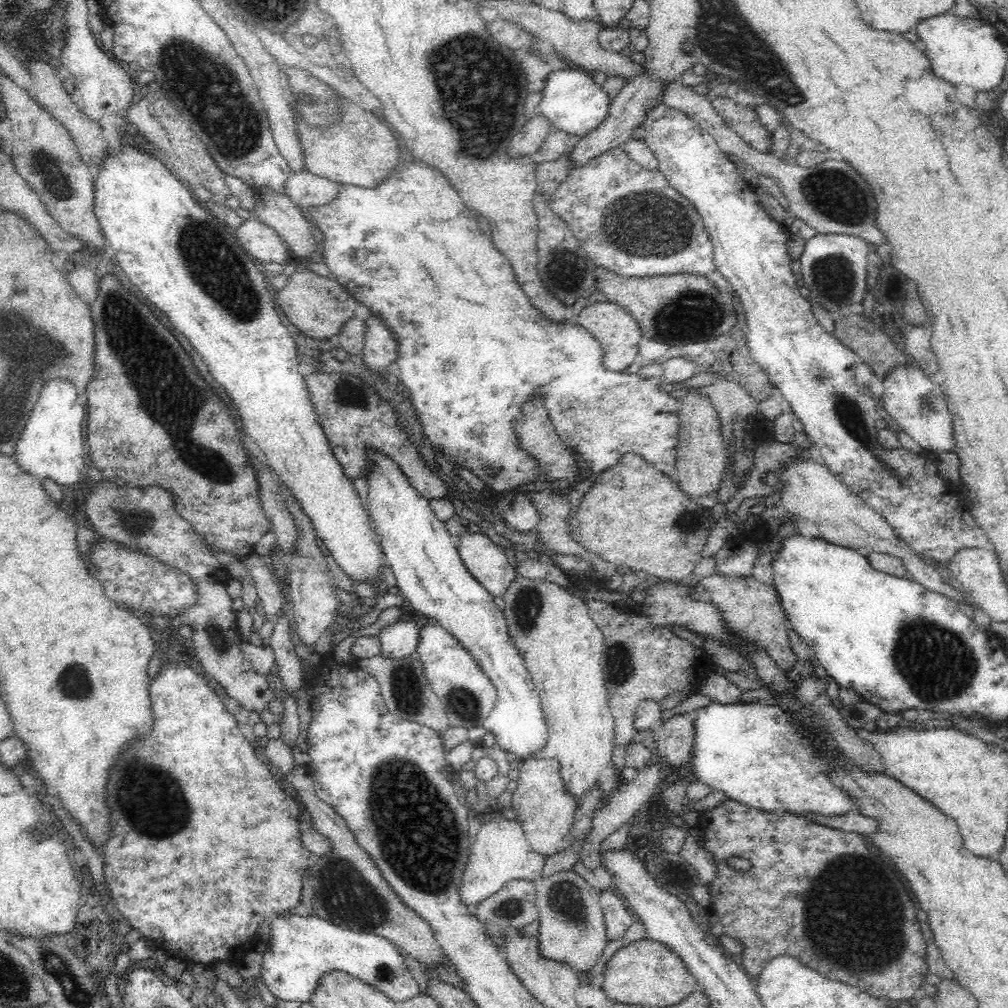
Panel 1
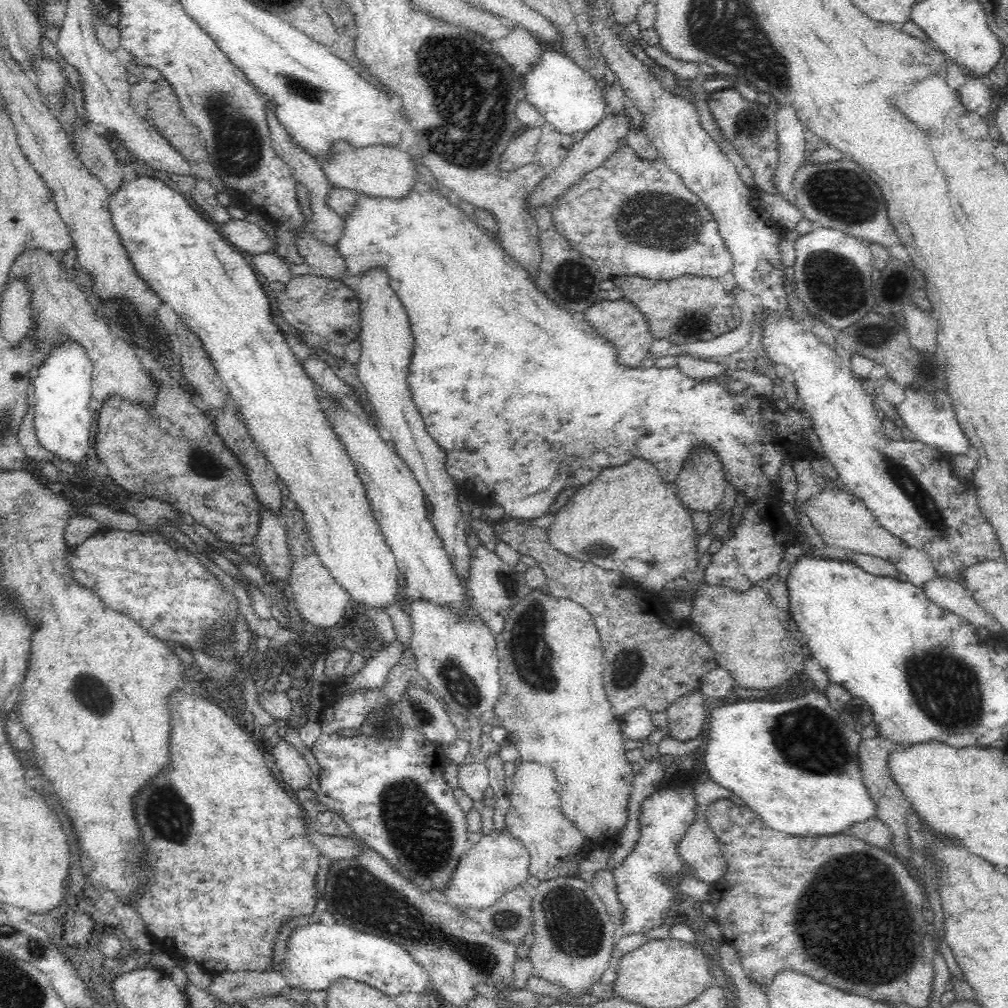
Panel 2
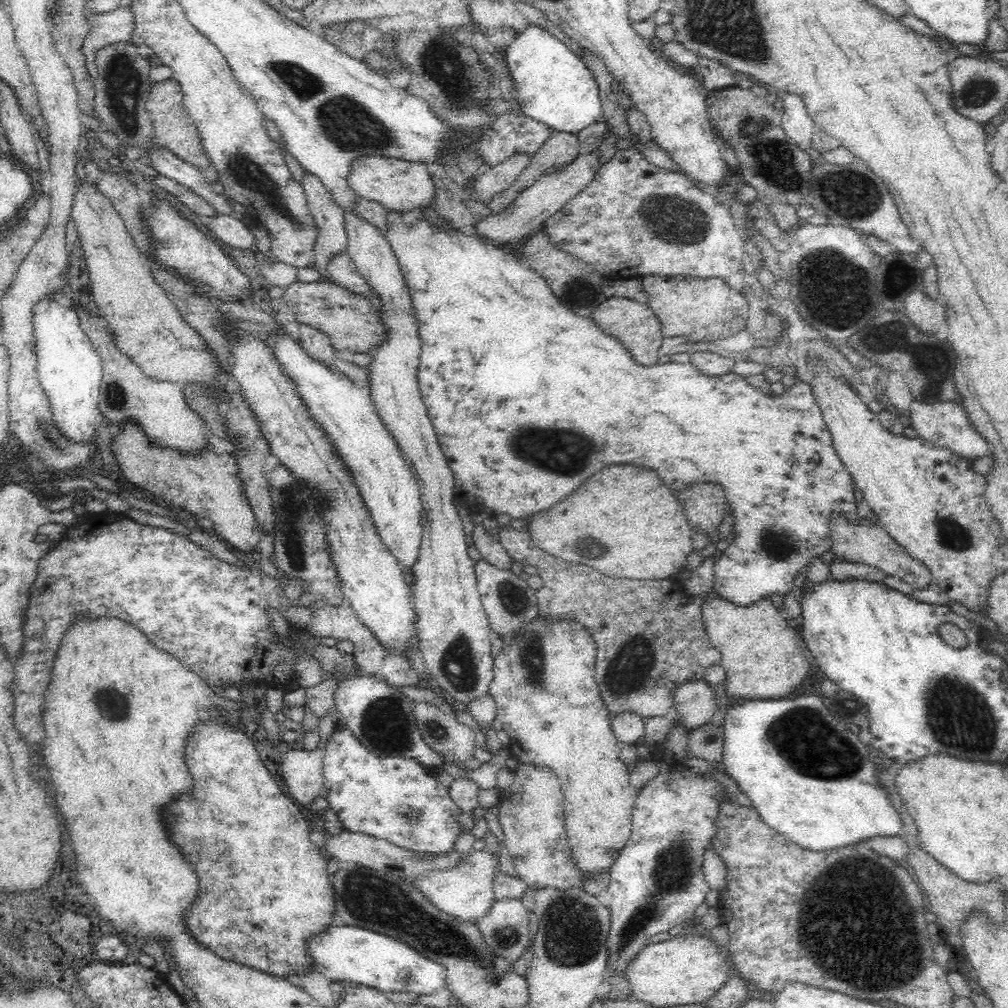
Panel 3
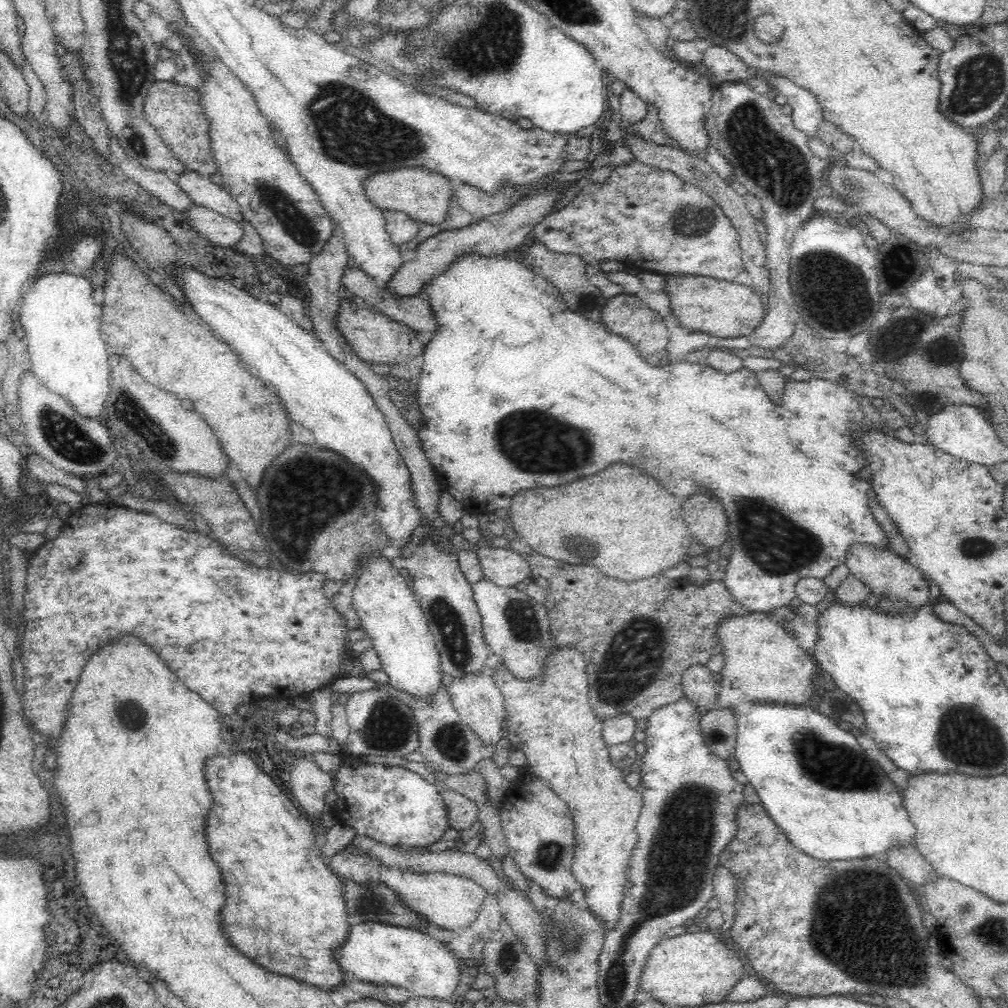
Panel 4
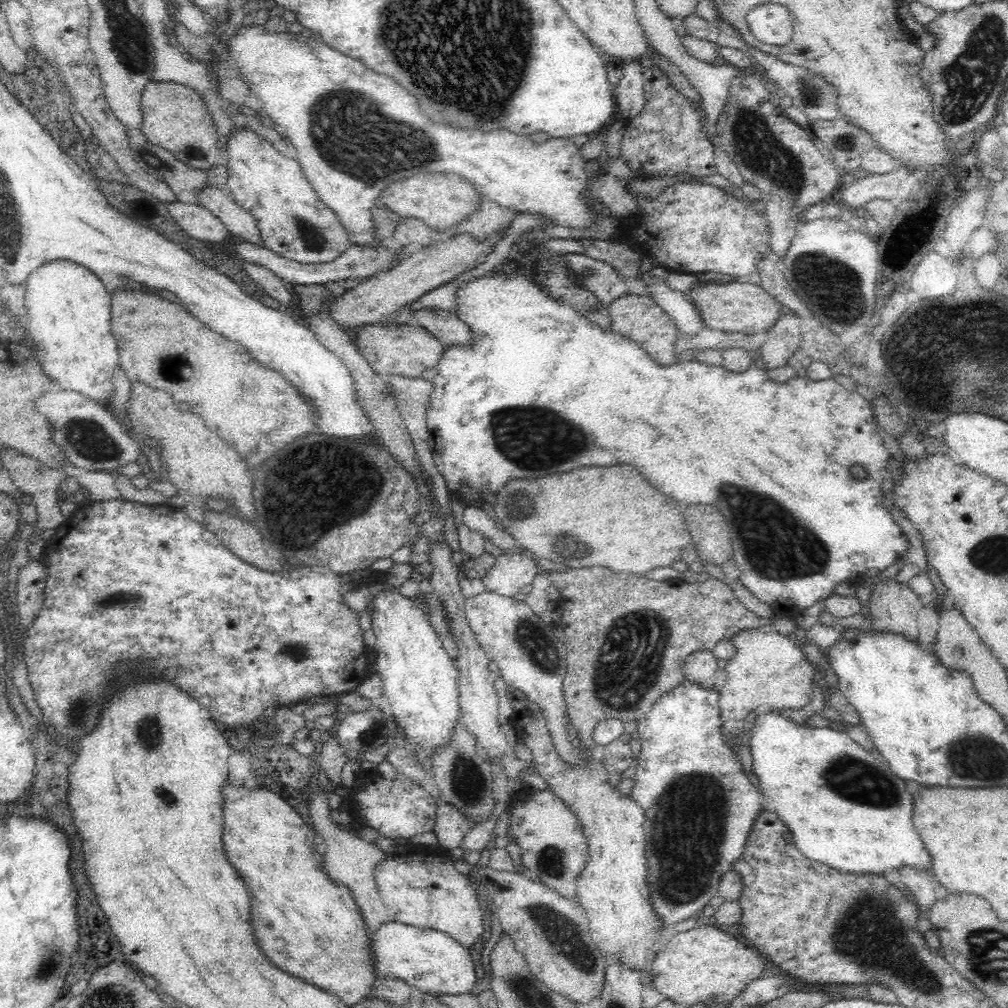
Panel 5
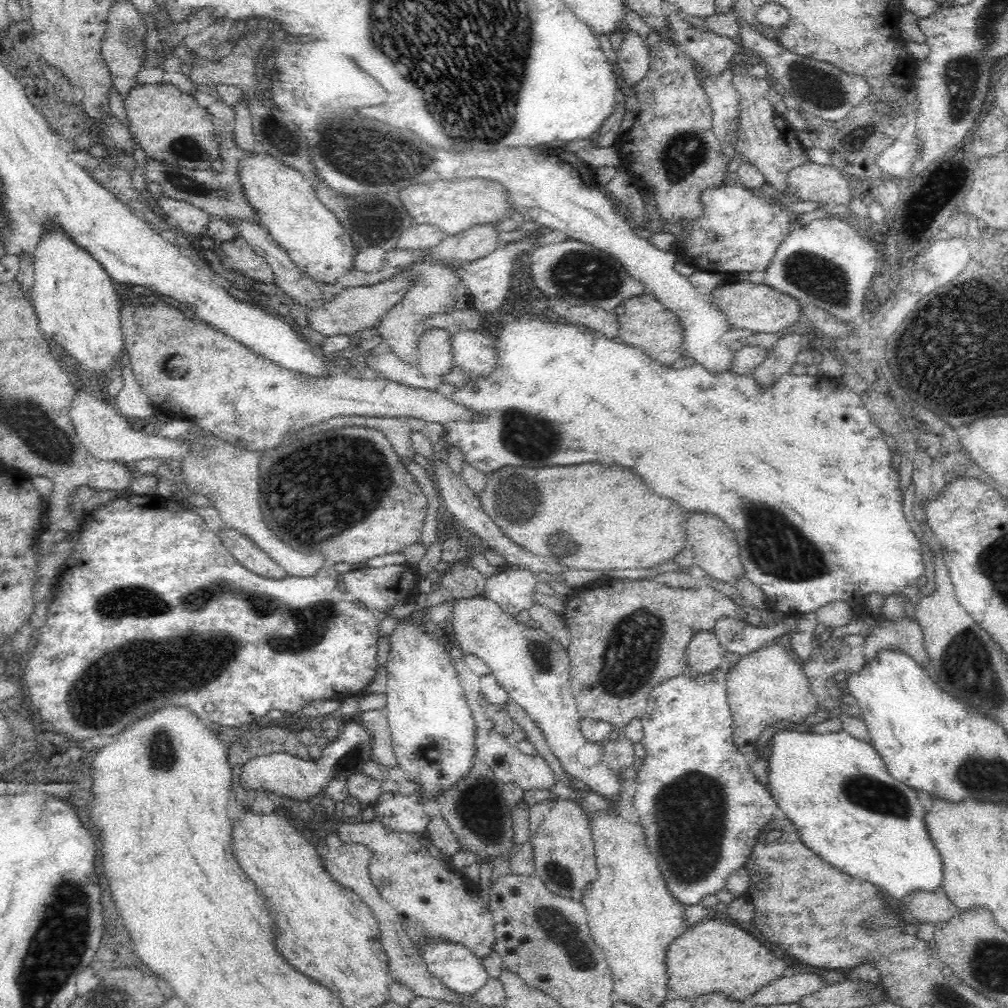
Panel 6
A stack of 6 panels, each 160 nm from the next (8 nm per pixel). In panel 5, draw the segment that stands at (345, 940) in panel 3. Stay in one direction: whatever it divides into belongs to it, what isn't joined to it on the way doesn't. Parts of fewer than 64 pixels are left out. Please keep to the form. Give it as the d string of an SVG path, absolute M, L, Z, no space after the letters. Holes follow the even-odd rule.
M392 920L370 933L370 937L376 972L381 979L399 979L412 989L434 995L471 994L477 986L477 974L468 949L445 932Z

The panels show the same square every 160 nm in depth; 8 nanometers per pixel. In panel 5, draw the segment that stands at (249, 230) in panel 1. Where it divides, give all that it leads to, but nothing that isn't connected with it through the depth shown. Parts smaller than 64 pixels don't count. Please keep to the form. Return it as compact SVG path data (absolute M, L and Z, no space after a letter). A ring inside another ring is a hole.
M176 200L166 203L166 209L180 228L196 240L220 242L230 235L224 223L206 207Z

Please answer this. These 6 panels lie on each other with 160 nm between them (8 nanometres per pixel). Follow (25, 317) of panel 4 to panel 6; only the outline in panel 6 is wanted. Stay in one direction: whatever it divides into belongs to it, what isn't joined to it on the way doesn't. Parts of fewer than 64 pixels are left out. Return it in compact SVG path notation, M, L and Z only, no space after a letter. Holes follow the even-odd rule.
M48 224L42 230L42 236L32 252L35 272L34 284L30 297L32 305L39 318L40 330L46 338L54 340L58 350L66 350L76 358L82 370L92 374L104 375L104 370L123 352L123 334L121 327L120 302L116 294L115 282L102 268L102 265L87 250L78 246L62 229L61 226Z

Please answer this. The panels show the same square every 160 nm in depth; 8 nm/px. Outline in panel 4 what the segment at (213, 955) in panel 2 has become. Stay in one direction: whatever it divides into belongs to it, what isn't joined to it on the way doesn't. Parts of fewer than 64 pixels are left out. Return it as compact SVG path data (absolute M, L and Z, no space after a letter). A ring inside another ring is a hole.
M236 751L230 756L216 755L207 758L205 762L206 783L213 796L213 805L210 814L208 814L208 848L210 848L210 858L218 864L224 882L228 886L226 890L226 906L221 910L221 925L229 941L250 960L253 960L258 966L274 972L281 976L286 976L302 983L316 986L324 991L332 991L337 987L344 986L345 973L339 966L335 952L346 942L351 928L348 922L349 913L346 914L345 889L343 880L328 868L326 858L322 857L321 849L316 845L316 835L308 820L302 818L302 814L296 810L296 806L280 792L280 788L274 784L271 778L268 778L264 772L260 772L260 767L254 762L255 758L246 752Z

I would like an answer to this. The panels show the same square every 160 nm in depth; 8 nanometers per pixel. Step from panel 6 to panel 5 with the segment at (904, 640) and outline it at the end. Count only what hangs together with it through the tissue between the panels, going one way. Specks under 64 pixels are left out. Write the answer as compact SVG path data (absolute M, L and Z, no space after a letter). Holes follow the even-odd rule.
M876 581L869 603L873 634L893 632L919 644L917 620L923 604L908 584Z

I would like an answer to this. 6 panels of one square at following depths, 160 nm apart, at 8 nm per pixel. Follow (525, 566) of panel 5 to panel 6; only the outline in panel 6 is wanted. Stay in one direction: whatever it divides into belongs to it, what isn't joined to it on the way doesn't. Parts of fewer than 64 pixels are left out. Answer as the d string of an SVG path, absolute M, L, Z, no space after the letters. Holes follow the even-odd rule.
M509 568L491 576L481 596L494 601L502 612L514 618L526 618L529 610L536 606L534 594L538 579L526 569Z

